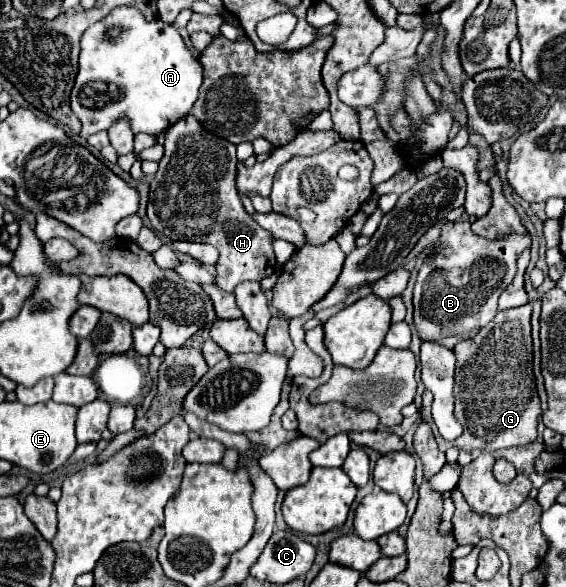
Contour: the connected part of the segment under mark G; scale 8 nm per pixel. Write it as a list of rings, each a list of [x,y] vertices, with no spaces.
[[[531,305],[499,311],[491,323],[487,323],[475,337],[459,343],[453,353],[457,357],[457,369],[455,369],[455,419],[463,425],[463,433],[455,441],[445,441],[439,431],[435,429],[433,435],[437,439],[439,451],[447,451],[451,447],[457,447],[459,451],[497,451],[503,447],[523,445],[529,441],[535,441],[537,437],[537,421],[541,415],[539,395],[535,389],[535,377],[533,377],[533,343],[531,343]]]

